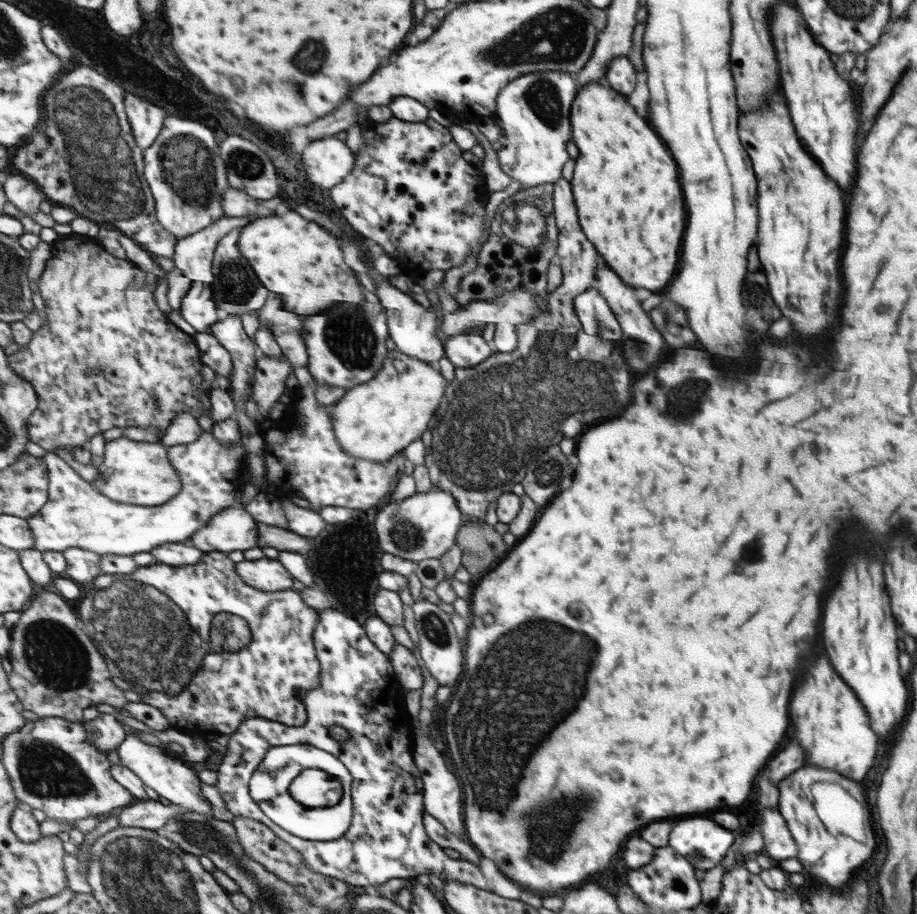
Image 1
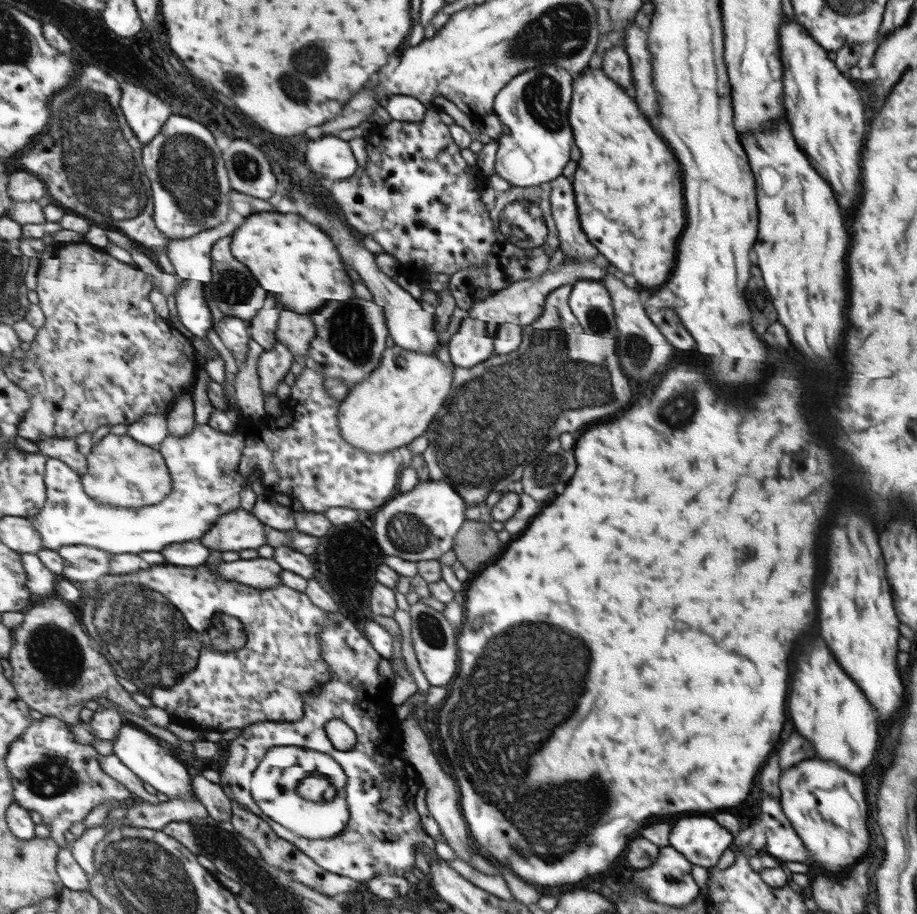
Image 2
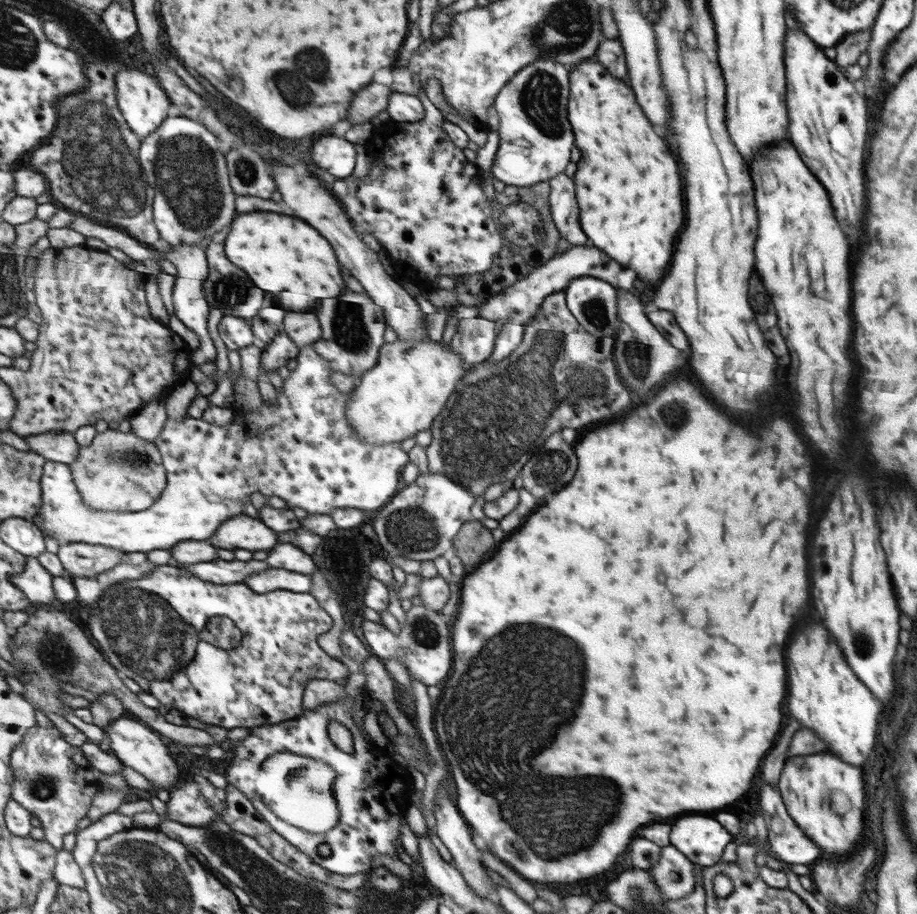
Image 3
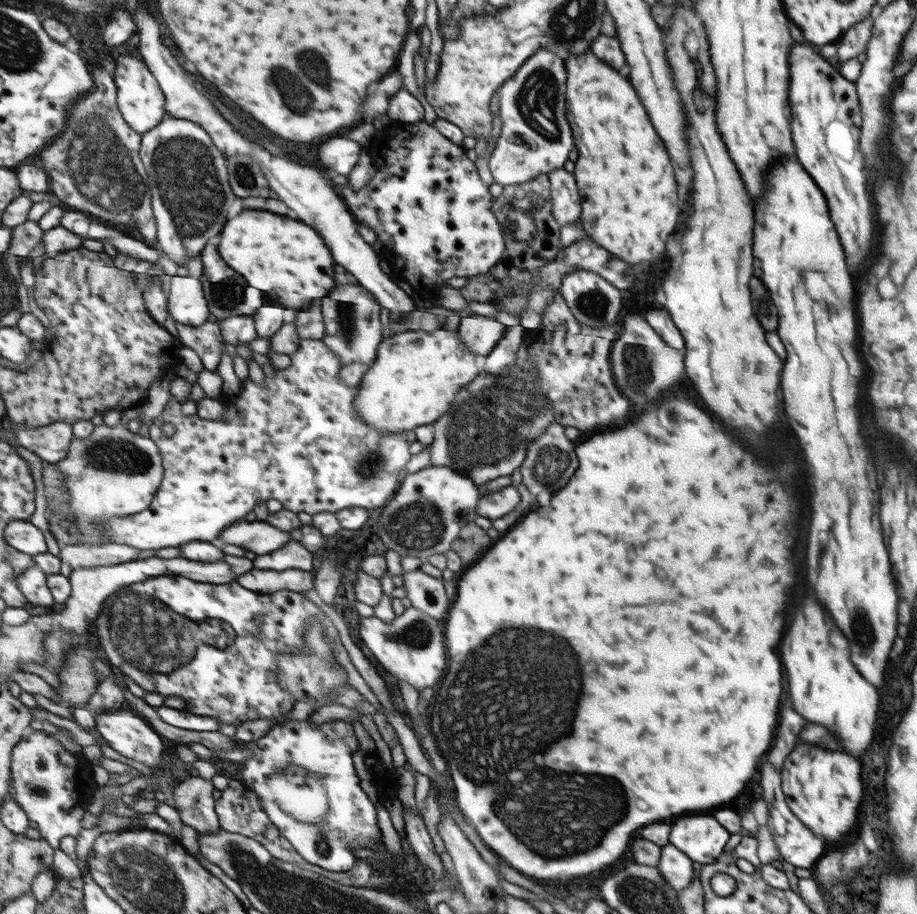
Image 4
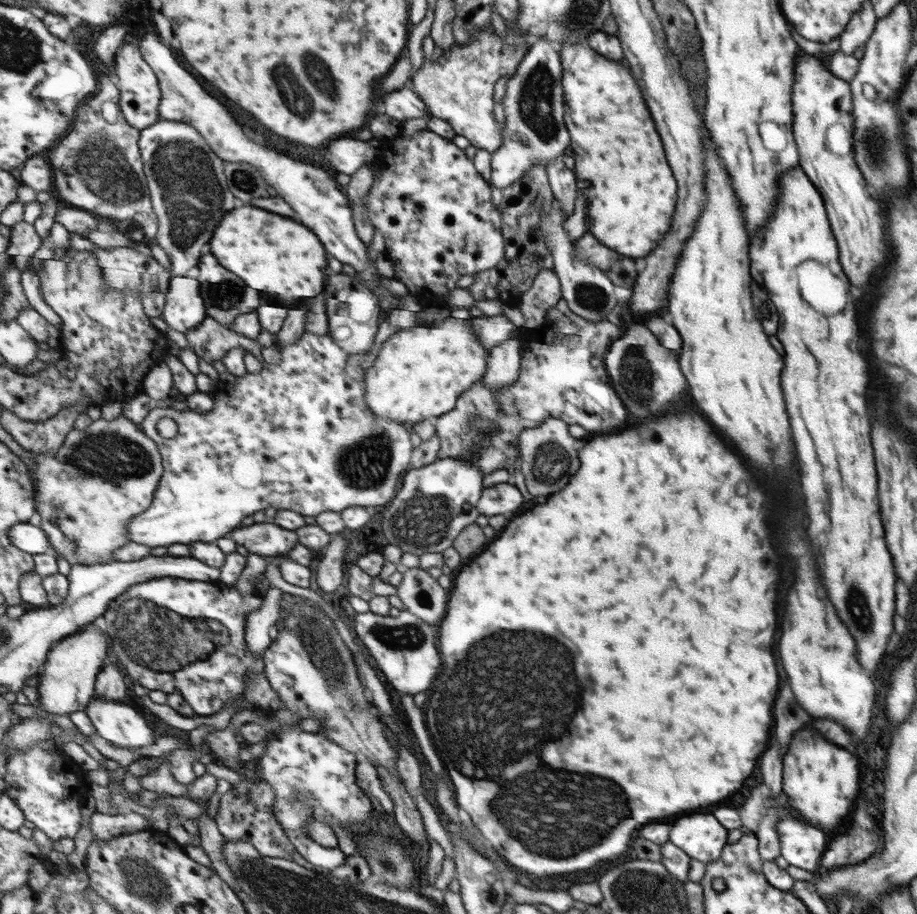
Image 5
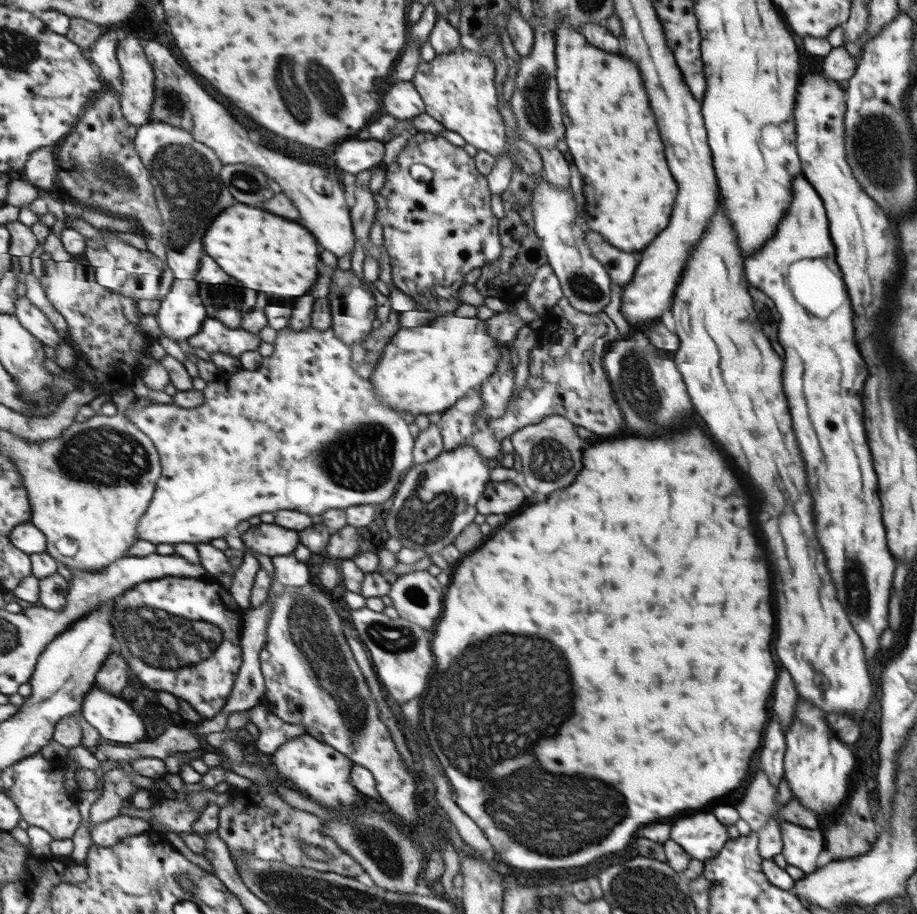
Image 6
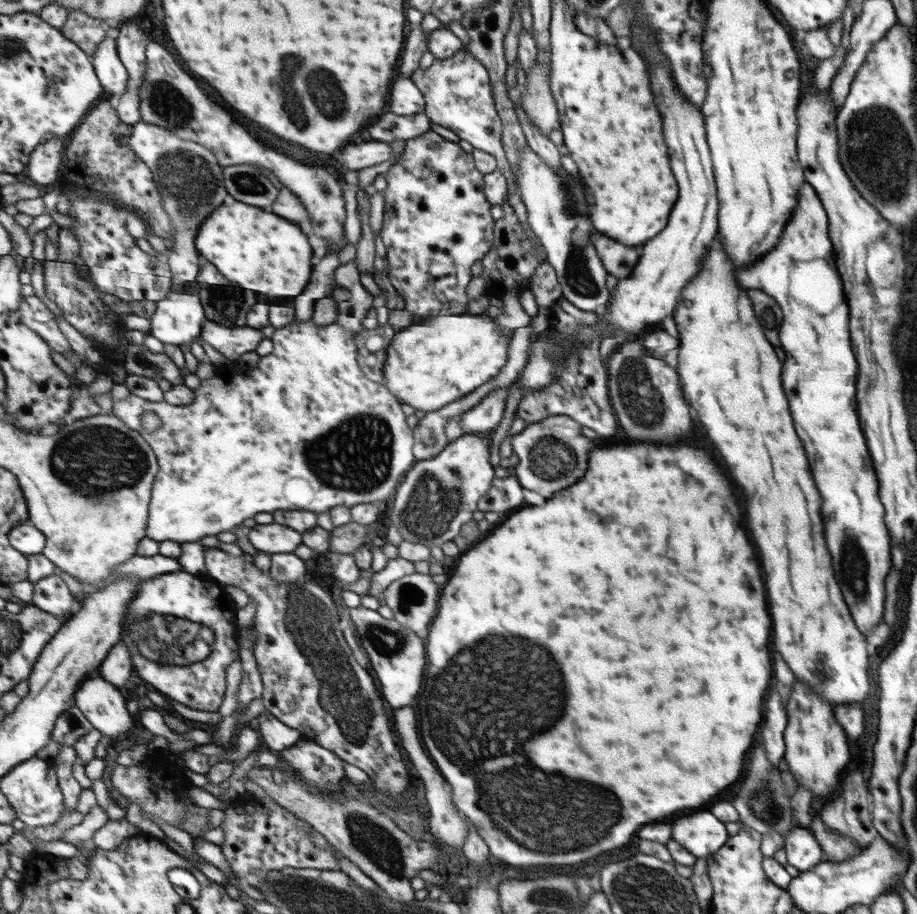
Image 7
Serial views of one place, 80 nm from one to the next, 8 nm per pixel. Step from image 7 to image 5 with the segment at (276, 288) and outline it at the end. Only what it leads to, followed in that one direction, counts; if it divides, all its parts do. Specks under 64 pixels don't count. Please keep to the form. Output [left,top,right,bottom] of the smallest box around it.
[211,206,329,308]

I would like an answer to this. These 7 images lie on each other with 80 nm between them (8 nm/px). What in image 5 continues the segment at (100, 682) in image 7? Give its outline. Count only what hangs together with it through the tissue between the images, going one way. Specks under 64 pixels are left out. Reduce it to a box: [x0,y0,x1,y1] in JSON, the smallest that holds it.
[86,696,157,748]

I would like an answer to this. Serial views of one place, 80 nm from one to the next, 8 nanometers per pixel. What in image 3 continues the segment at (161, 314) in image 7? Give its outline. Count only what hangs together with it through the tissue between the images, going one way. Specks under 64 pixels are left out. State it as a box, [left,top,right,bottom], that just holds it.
[173,276,217,364]

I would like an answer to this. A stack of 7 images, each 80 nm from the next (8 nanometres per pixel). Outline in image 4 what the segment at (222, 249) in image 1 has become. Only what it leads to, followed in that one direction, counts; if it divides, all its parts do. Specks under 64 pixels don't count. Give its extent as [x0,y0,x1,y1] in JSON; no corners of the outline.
[200,236,264,322]

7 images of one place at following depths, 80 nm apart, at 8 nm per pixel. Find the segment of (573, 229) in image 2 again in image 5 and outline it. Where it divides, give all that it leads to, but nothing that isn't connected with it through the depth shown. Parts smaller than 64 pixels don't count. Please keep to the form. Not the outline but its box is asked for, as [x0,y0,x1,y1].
[544,157,577,217]

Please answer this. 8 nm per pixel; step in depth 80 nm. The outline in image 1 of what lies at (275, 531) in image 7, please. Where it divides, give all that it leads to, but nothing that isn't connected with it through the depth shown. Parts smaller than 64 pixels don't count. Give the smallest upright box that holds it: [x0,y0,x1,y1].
[191,506,258,552]

